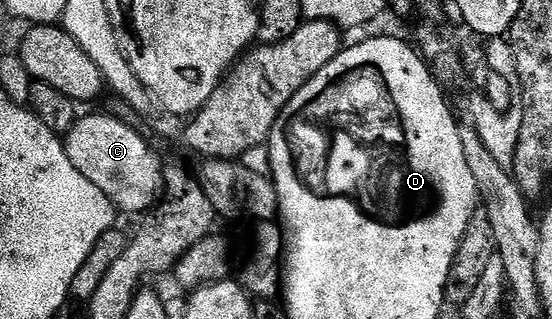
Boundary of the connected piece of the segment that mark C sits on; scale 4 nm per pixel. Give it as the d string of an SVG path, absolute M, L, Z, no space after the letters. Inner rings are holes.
M111 114L81 115L76 125L63 137L64 149L70 162L74 162L74 166L78 166L78 170L86 174L86 178L90 178L90 182L94 182L94 186L106 194L106 198L110 198L113 208L121 213L144 214L157 203L162 192L160 160L128 122Z

